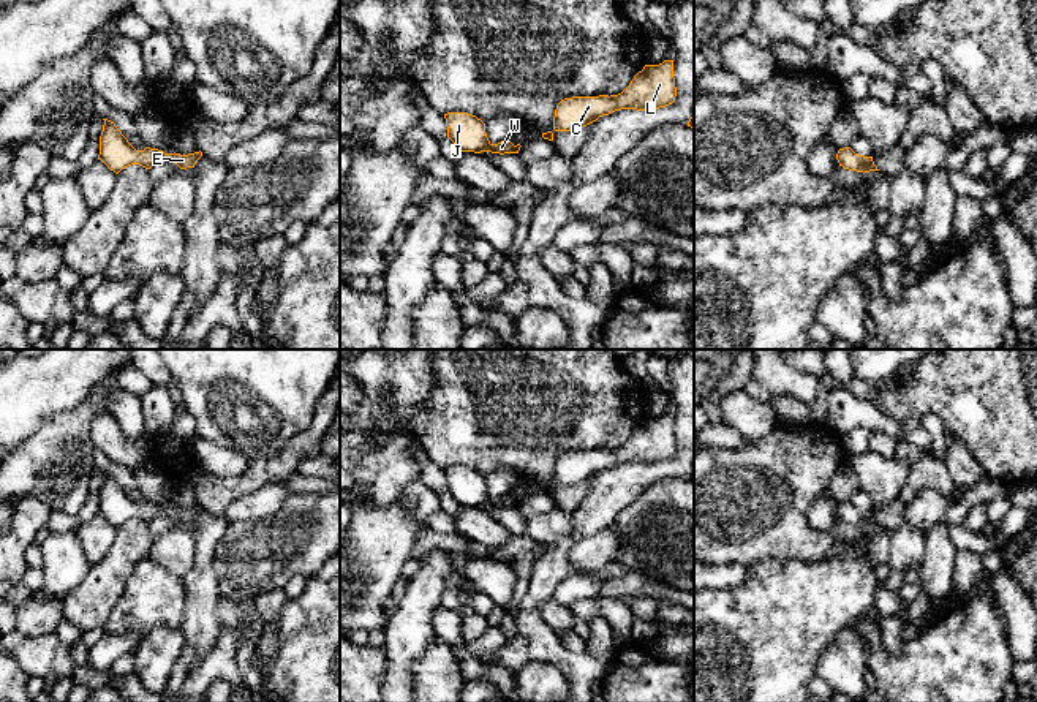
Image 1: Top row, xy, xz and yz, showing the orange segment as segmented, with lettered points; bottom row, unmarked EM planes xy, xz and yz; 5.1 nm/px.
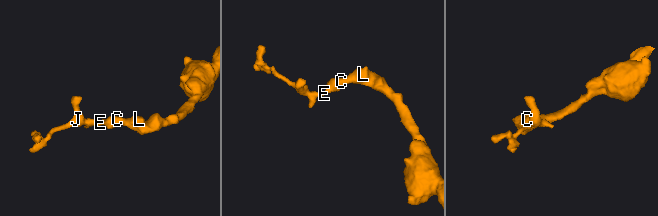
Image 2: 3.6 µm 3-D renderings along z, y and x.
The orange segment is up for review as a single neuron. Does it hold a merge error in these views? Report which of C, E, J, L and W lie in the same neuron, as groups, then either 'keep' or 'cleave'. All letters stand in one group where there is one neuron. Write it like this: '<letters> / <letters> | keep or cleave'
C E J L W | keep

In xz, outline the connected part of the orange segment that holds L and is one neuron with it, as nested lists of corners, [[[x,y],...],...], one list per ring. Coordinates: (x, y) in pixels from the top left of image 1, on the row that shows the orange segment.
[[[673,60],[645,65],[618,95],[572,96],[556,104],[555,131],[575,131],[621,109],[650,111],[672,104],[677,96]]]

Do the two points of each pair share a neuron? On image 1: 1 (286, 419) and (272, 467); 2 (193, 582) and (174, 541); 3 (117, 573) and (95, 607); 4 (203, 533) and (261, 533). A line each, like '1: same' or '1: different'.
1: different
2: different
3: same
4: different

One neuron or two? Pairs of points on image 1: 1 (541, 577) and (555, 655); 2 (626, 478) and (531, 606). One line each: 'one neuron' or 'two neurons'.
1: one neuron
2: one neuron

